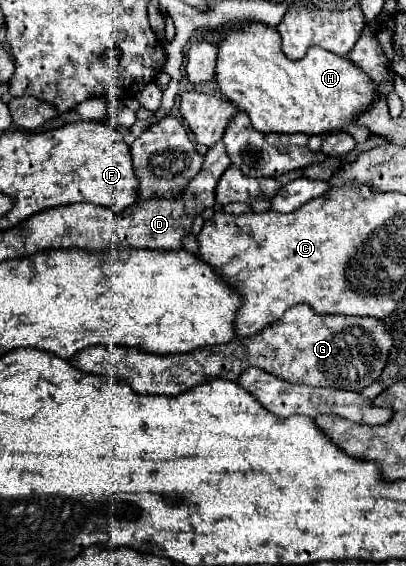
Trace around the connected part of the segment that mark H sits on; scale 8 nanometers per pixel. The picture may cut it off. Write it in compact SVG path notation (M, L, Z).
M251 24L245 30L231 32L219 42L219 60L217 60L217 82L223 92L237 108L245 110L255 126L255 130L263 134L297 134L303 132L307 136L327 134L343 130L351 124L359 114L363 114L377 98L377 84L359 70L349 58L327 52L319 46L313 46L305 58L293 62L285 58L279 46L277 30L265 24Z

